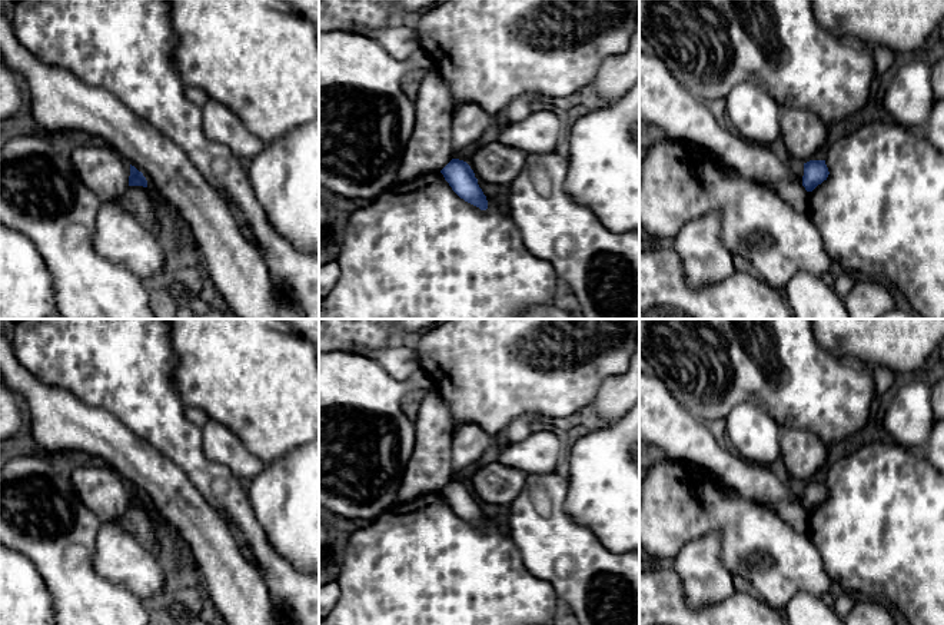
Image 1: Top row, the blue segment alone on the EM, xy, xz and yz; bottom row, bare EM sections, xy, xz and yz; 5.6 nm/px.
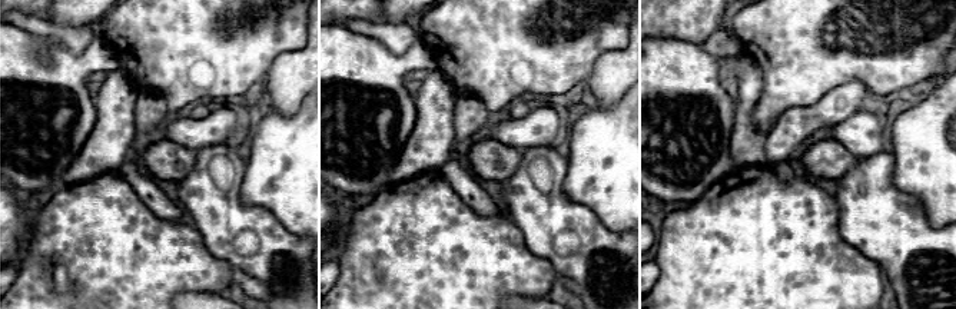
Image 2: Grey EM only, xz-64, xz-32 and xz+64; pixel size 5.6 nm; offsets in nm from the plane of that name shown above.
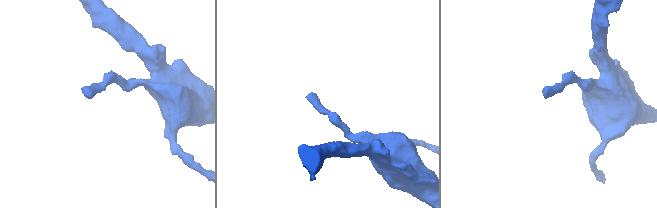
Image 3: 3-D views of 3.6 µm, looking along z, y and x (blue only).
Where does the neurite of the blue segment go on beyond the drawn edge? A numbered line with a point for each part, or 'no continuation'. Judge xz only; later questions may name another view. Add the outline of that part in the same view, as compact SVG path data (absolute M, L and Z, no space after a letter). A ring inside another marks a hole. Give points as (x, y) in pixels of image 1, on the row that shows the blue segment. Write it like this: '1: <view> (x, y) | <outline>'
no continuation

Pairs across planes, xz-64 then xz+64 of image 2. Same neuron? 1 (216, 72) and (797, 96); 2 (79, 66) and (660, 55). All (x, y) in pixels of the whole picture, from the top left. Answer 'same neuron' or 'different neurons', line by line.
1: same neuron
2: same neuron

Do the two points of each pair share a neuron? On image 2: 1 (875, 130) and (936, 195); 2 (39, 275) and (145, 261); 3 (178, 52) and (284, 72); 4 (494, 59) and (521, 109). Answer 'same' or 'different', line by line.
1: different
2: same
3: different
4: different

